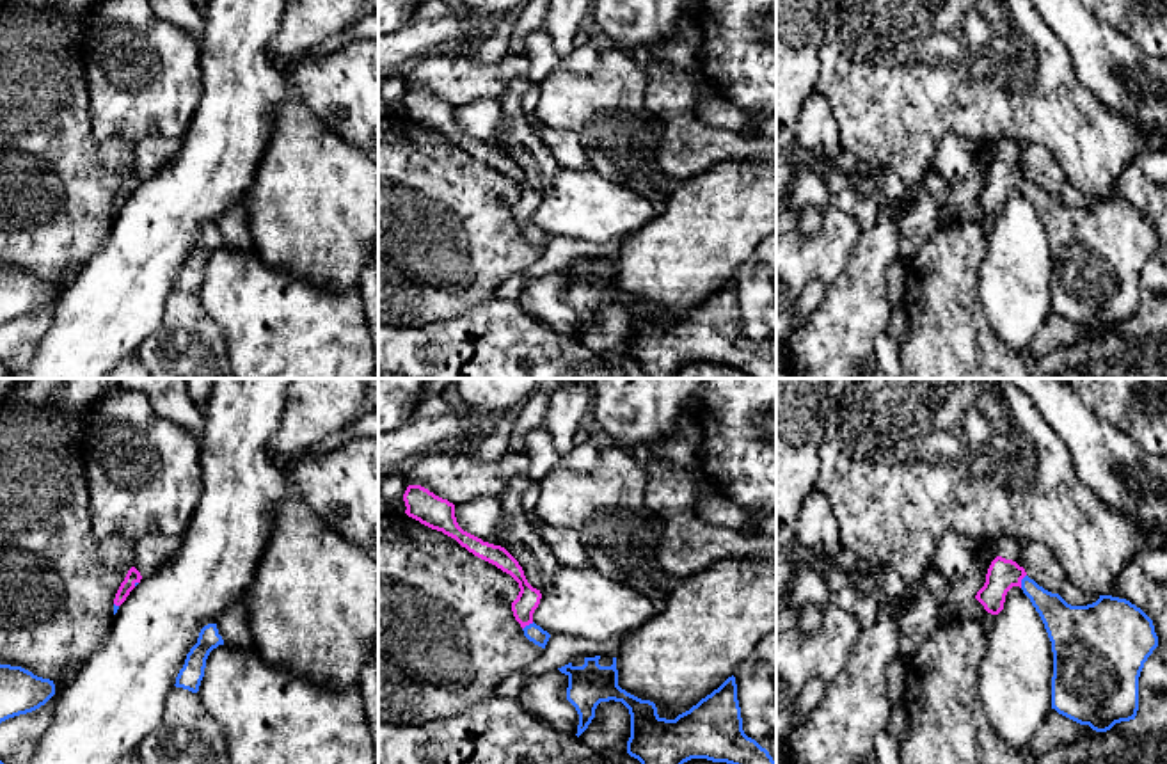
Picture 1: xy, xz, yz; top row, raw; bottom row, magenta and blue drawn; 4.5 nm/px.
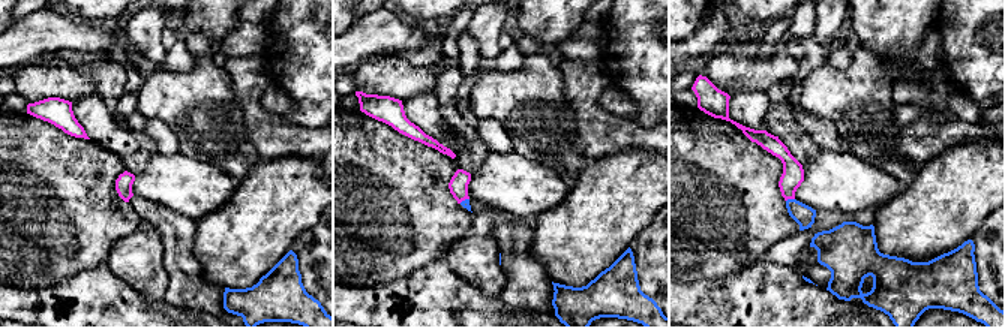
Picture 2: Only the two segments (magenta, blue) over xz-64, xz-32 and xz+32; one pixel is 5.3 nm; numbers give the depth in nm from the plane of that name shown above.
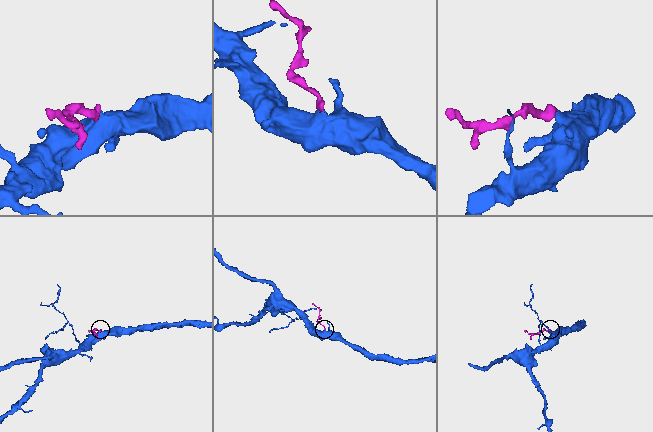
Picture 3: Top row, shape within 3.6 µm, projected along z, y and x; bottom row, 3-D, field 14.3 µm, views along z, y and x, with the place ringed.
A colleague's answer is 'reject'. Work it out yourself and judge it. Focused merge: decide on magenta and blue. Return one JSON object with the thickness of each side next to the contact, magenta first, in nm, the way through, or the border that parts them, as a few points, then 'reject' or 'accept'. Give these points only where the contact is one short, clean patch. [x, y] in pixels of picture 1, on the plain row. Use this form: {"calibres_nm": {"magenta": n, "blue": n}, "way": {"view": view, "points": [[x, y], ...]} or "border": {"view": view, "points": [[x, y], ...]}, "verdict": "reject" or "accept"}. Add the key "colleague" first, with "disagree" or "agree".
{"colleague": "disagree", "calibres_nm": {"magenta": 140, "blue": 160}, "way": {"view": "yz", "points": [[1002, 176], [1013, 176], [1020, 183], [1061, 221]]}, "verdict": "accept"}

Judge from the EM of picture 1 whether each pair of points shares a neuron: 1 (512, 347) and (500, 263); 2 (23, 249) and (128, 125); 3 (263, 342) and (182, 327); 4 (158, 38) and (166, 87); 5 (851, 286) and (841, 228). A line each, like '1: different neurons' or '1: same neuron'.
1: different neurons
2: different neurons
3: different neurons
4: same neuron
5: different neurons

